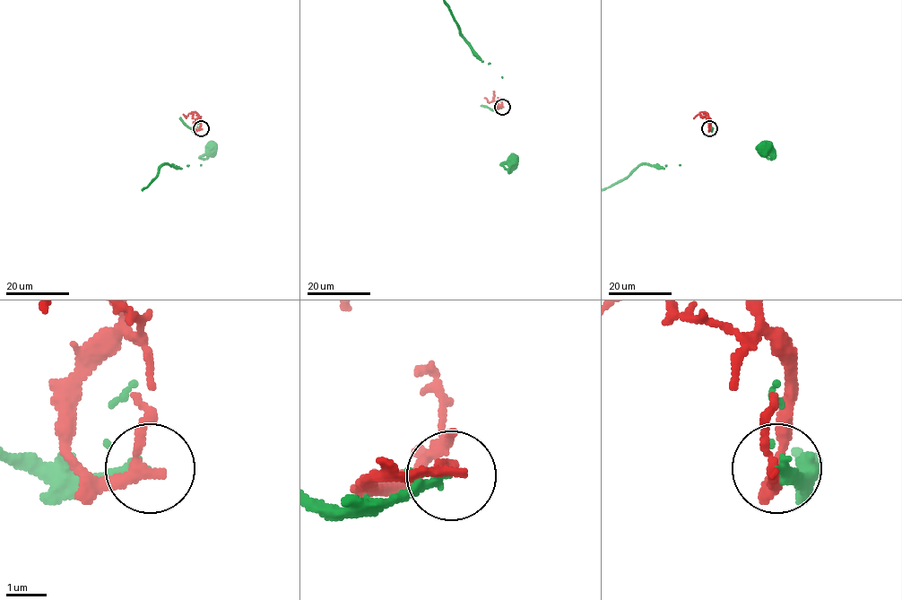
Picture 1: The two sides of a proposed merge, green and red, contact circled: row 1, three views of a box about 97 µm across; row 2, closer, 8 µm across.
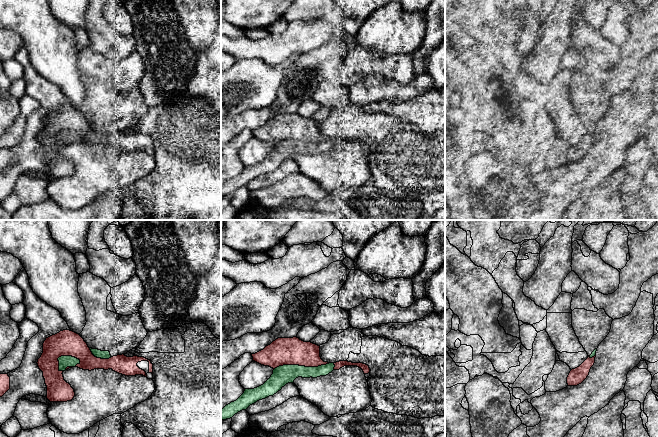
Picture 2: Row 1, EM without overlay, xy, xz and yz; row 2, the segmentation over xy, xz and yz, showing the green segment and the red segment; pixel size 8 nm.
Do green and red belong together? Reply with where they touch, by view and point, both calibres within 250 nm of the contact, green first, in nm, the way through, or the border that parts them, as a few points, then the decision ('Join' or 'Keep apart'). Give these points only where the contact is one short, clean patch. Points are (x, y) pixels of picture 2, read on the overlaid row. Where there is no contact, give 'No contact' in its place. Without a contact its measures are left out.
Touches green at xz (301, 366). Thickness 160 nm (green) against 220 nm. Keep apart

